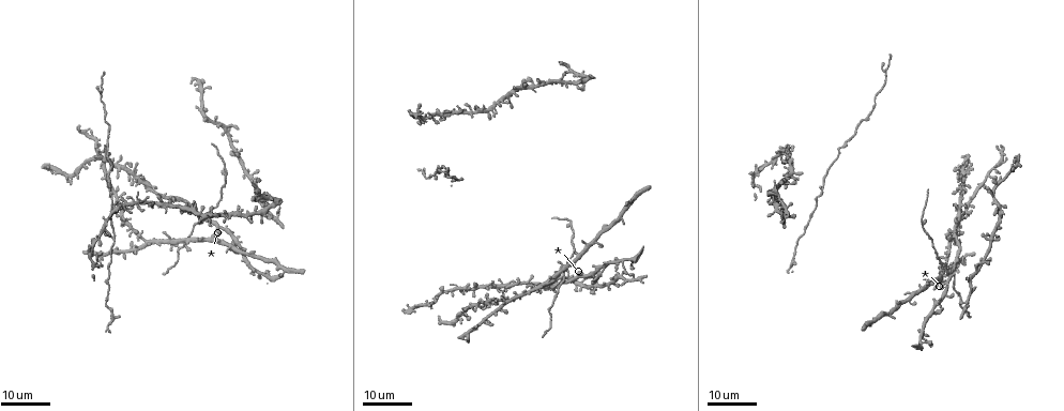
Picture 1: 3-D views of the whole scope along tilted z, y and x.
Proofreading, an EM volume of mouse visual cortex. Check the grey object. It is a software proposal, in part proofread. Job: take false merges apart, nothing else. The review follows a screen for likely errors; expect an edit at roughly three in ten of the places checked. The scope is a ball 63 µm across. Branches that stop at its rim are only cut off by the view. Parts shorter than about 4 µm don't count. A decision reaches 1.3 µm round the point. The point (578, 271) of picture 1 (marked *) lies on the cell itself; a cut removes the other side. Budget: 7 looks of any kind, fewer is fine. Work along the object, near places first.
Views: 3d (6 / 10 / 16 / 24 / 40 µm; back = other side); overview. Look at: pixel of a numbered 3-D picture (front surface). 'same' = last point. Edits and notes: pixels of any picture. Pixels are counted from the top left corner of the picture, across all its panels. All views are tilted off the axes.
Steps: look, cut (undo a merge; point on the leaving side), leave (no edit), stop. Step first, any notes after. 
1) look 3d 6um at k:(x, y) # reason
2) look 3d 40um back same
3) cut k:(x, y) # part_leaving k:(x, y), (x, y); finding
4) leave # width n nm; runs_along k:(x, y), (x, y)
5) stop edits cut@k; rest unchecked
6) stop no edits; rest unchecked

look 3d 16um at 1:(952, 265)

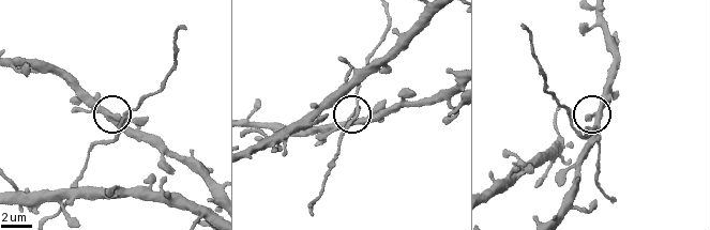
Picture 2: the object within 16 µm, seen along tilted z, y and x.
look 3d 6um at 2:(120, 115) # zoom in

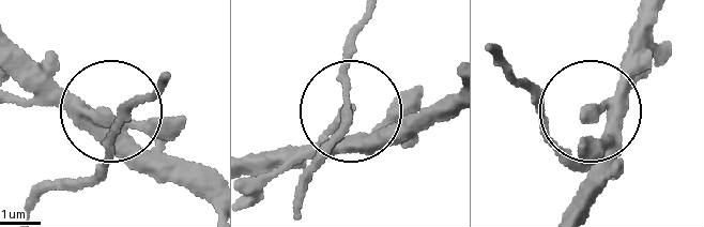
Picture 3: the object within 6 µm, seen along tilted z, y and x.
leave # width 240 nm; continuous, no second cell

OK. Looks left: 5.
look 3d 24um at 1:(211, 242) # three-way junction

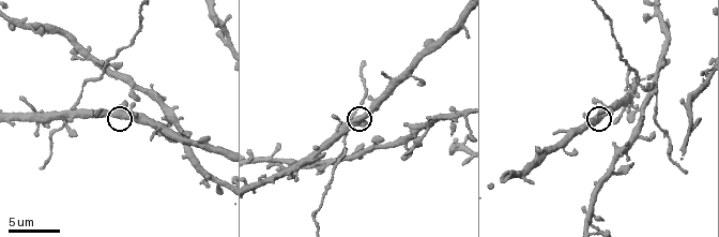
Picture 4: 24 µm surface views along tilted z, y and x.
look 3d 6um at 4:(361, 118)

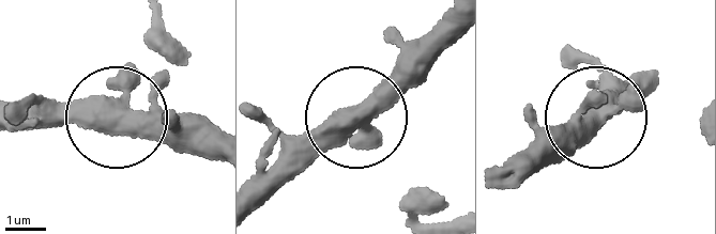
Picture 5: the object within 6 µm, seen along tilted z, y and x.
leave # side_arm 46 um; arms 3; all the same cell

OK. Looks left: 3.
look 3d 10um at 4:(626, 143)

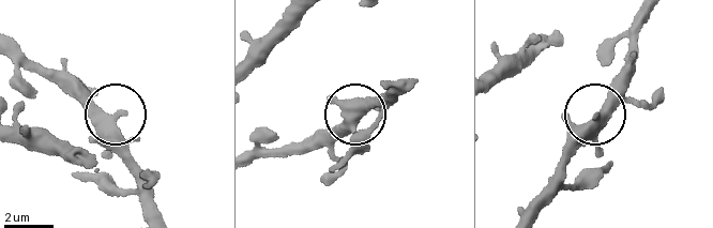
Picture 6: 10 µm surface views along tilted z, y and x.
leave # one cell here

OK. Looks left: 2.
stop no edits; rest unchecked

